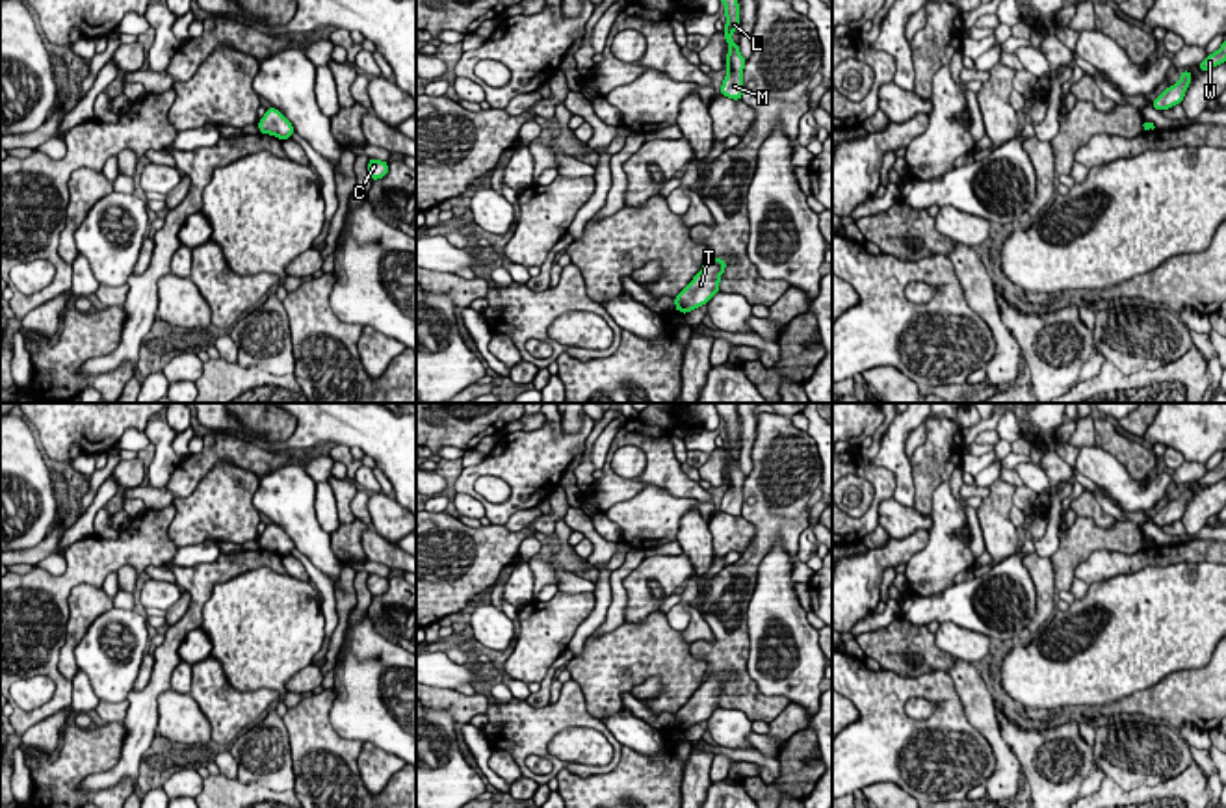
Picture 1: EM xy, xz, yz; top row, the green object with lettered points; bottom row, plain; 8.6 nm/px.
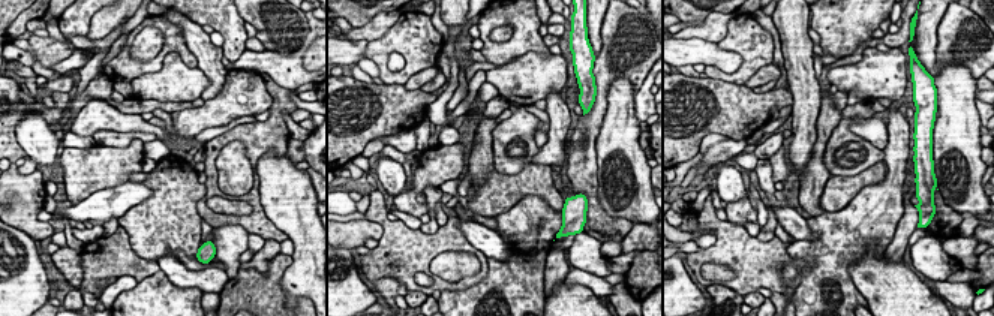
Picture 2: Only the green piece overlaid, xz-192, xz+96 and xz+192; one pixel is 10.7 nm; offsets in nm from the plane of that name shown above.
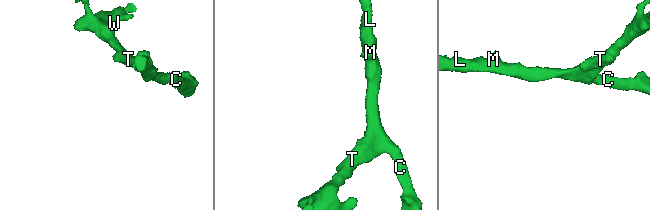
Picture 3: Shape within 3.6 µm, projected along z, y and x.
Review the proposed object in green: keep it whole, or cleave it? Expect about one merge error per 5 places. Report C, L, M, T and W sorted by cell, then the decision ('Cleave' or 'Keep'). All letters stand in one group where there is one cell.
Groups: C L M T W. Keep

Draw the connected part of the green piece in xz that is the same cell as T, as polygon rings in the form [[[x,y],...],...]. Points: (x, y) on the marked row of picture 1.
[[[723,258],[706,260],[693,280],[674,297],[674,308],[687,314],[702,305],[708,305],[710,299],[721,292],[719,282],[724,269],[726,262]]]

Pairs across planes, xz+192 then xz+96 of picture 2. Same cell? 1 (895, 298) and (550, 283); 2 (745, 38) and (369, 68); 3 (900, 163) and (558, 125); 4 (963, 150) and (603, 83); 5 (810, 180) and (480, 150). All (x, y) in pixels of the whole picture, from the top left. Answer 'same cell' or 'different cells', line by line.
1: different cells
2: different cells
3: same cell
4: different cells
5: same cell

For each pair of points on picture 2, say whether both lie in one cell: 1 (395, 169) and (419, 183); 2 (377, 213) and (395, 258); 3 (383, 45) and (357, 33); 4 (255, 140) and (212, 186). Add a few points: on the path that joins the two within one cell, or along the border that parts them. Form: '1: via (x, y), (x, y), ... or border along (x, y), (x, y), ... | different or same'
1: border along (404, 192), (389, 199) | different
2: via (386, 223), (395, 232), (395, 247) | same
3: border along (398, 17), (380, 38), (368, 42) | different
4: via (236, 135), (227, 137), (212, 152), (212, 166) | same

